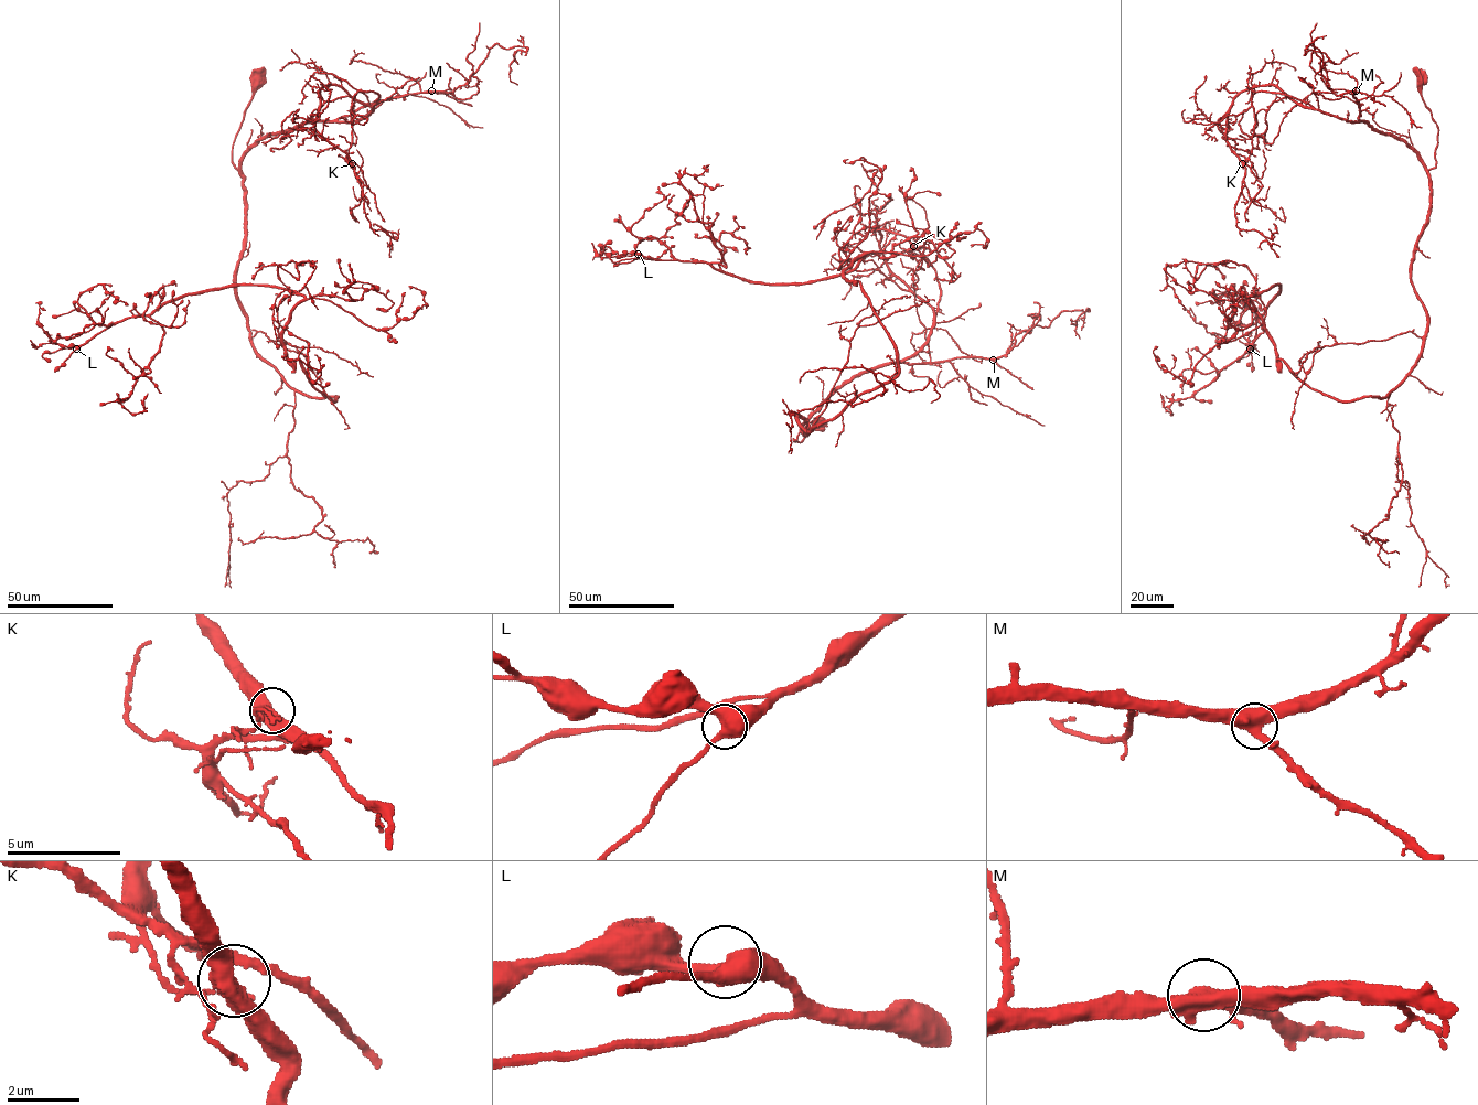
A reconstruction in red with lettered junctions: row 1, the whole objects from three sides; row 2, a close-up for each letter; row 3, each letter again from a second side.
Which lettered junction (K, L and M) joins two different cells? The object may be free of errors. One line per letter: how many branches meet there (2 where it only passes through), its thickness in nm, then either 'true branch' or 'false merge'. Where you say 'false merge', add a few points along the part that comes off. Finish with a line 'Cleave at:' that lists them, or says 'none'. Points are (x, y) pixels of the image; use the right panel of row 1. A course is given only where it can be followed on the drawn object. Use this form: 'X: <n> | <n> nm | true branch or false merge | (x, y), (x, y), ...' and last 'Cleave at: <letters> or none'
K: 3 | 440 nm | true branch
L: 3 | 480 nm | true branch
M: 3 | 480 nm | true branch
Cleave at: none

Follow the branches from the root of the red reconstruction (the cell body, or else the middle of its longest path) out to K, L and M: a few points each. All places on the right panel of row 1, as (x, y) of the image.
K: (1420, 79), (1437, 129), (1434, 168), (1368, 122), (1253, 90), (1252, 153), (1242, 163)
L: (1420, 79), (1437, 143), (1416, 364), (1385, 397), (1314, 390), (1250, 299), (1278, 285), (1250, 349)
M: (1420, 79), (1422, 98), (1437, 129), (1436, 165), (1428, 170), (1404, 141), (1359, 120), (1356, 90)

